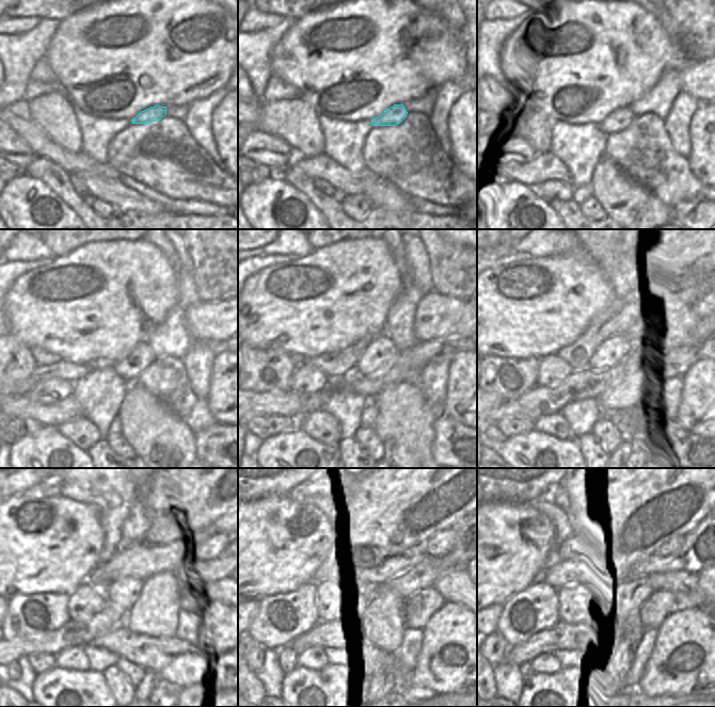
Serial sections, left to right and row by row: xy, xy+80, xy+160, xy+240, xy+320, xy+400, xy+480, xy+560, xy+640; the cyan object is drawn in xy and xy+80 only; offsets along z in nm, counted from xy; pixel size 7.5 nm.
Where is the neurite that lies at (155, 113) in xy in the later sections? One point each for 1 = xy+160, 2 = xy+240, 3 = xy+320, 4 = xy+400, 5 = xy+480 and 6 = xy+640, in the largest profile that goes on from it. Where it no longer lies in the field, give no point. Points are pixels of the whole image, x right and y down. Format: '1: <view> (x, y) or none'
1: xy+160 (620, 118)
2: xy+240 (129, 368)
3: xy+320 (380, 354)
4: xy+400 (612, 354)
5: xy+480 (123, 594)
6: xy+640 (597, 595)

